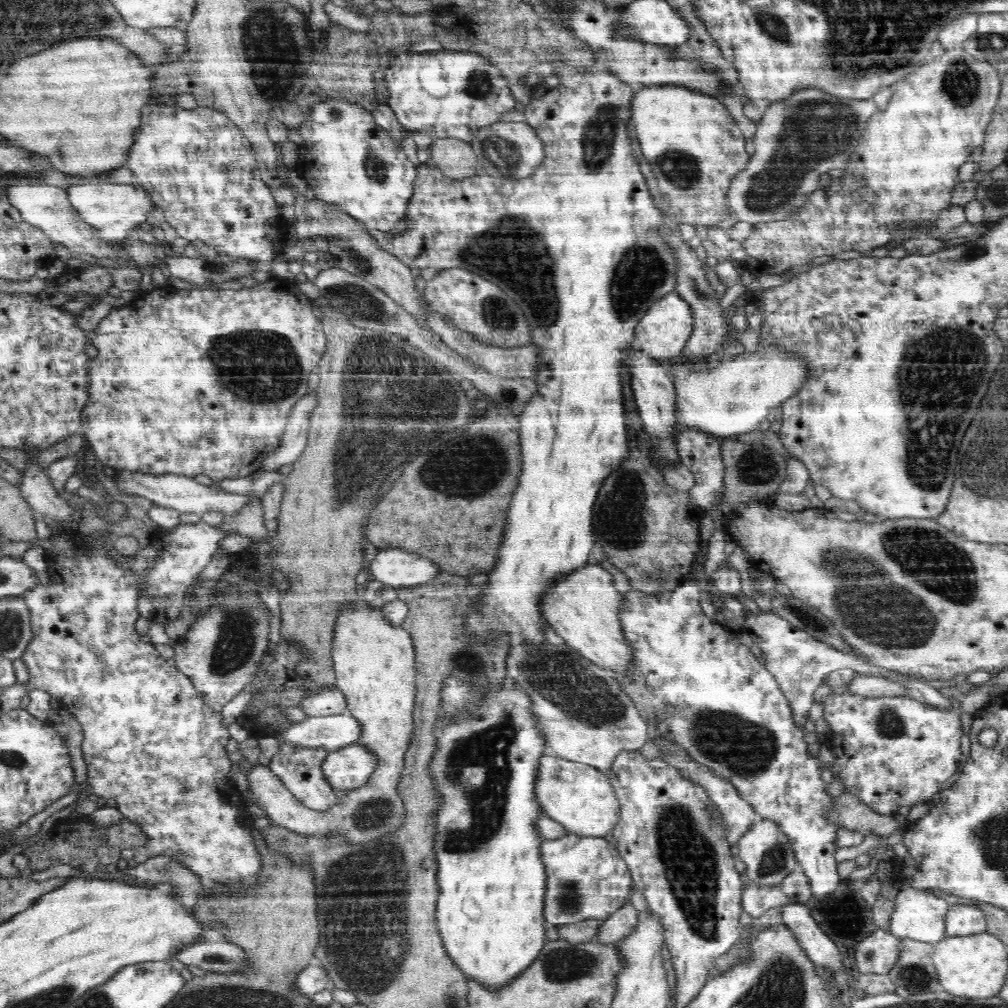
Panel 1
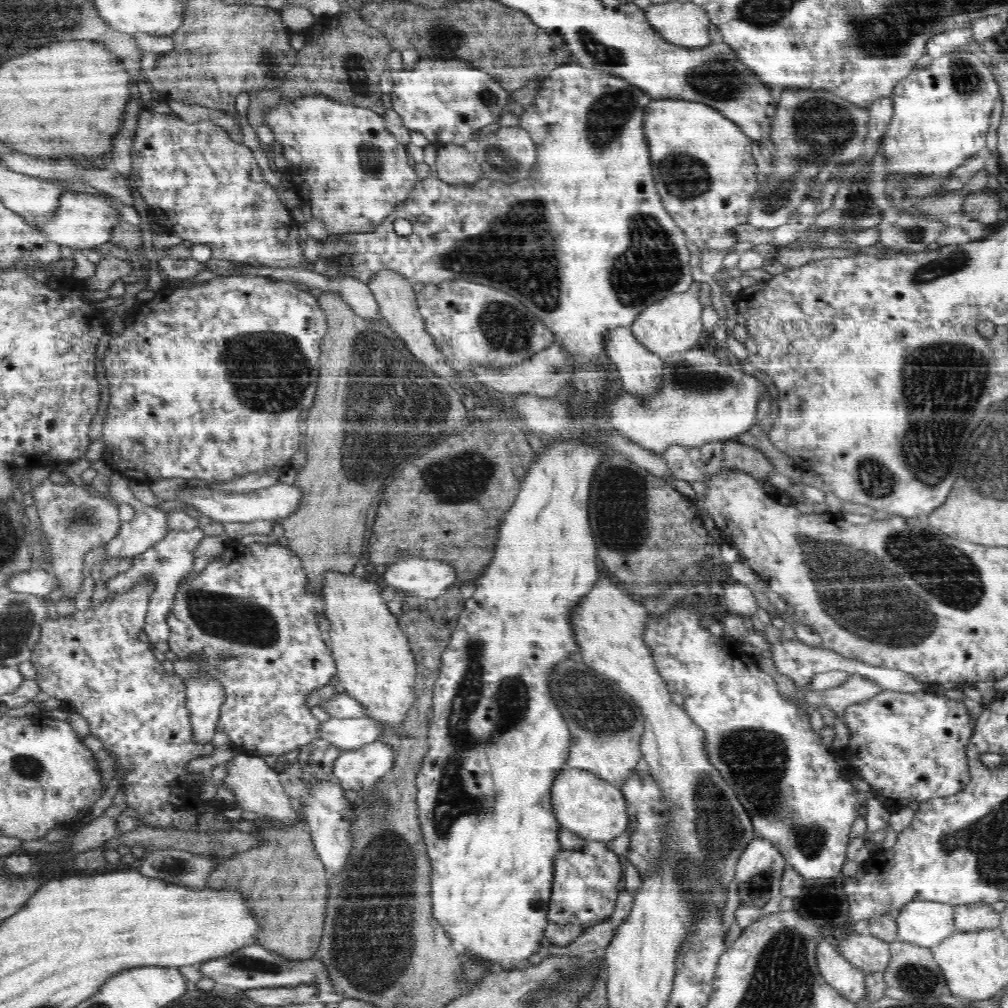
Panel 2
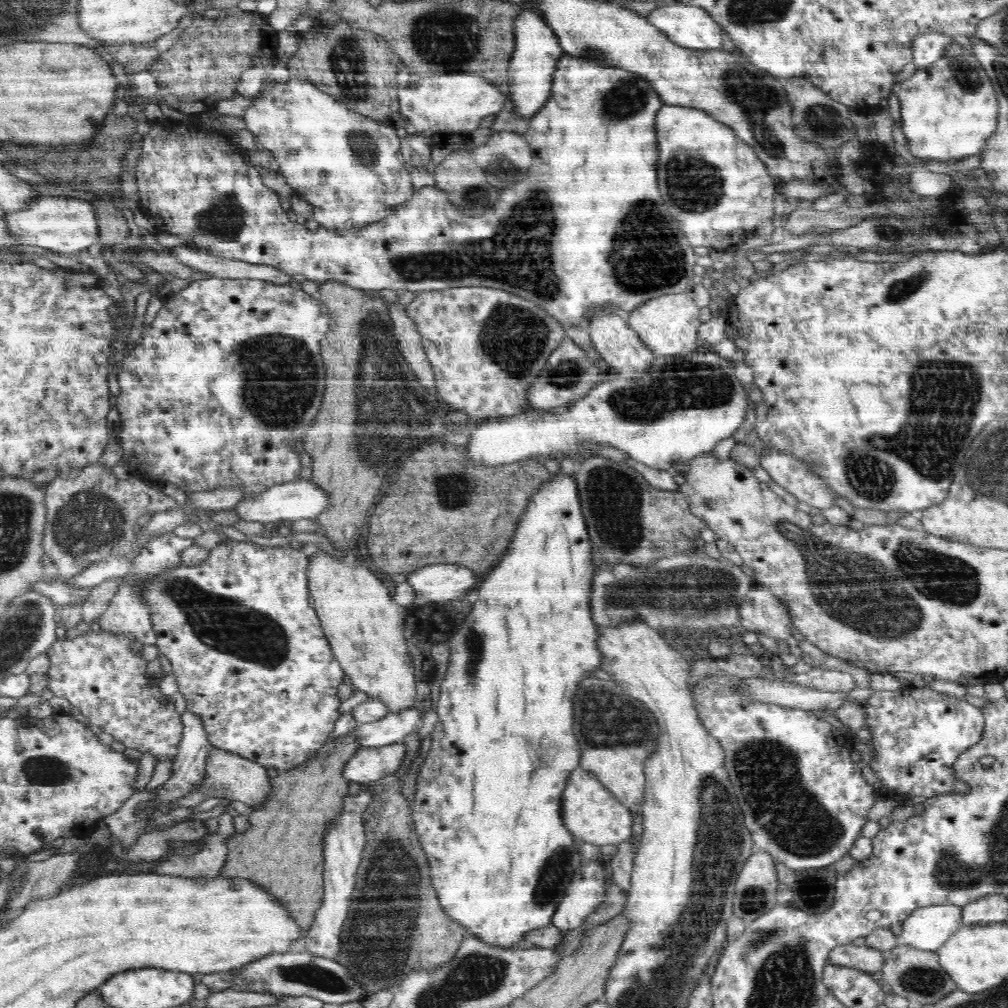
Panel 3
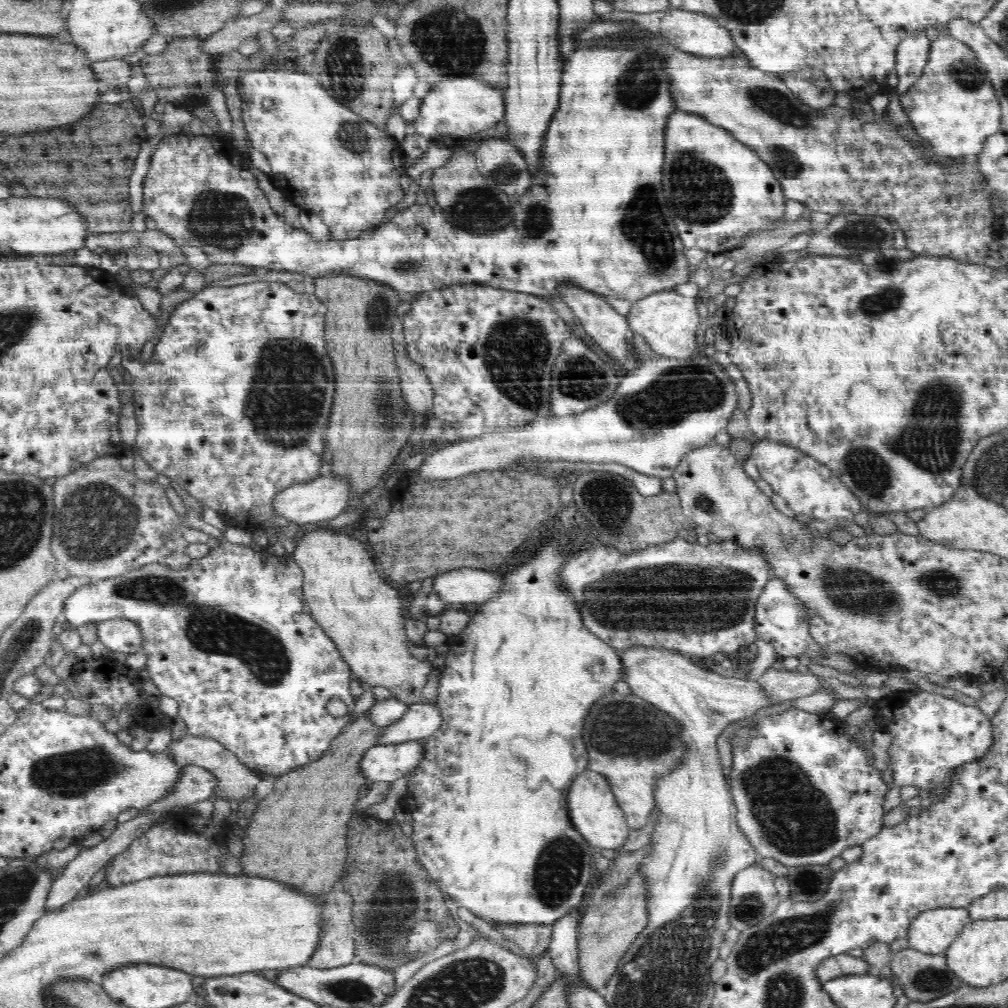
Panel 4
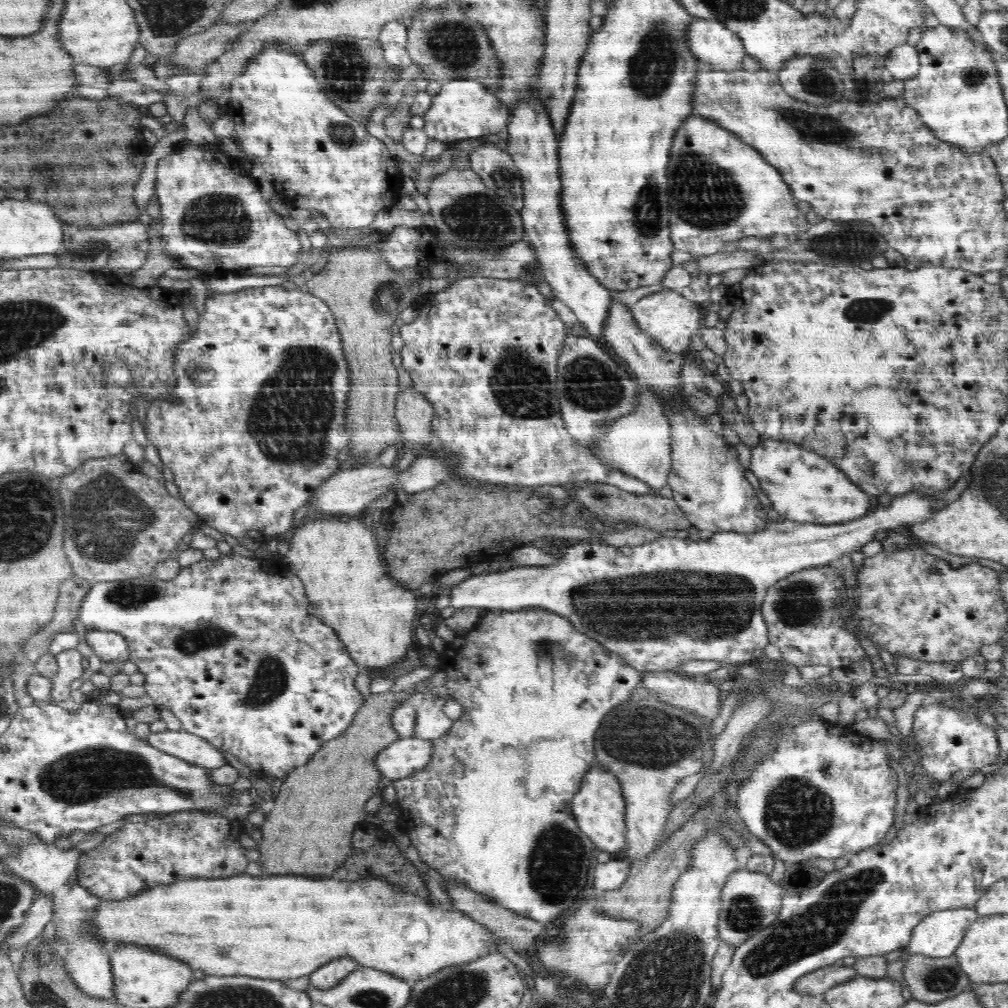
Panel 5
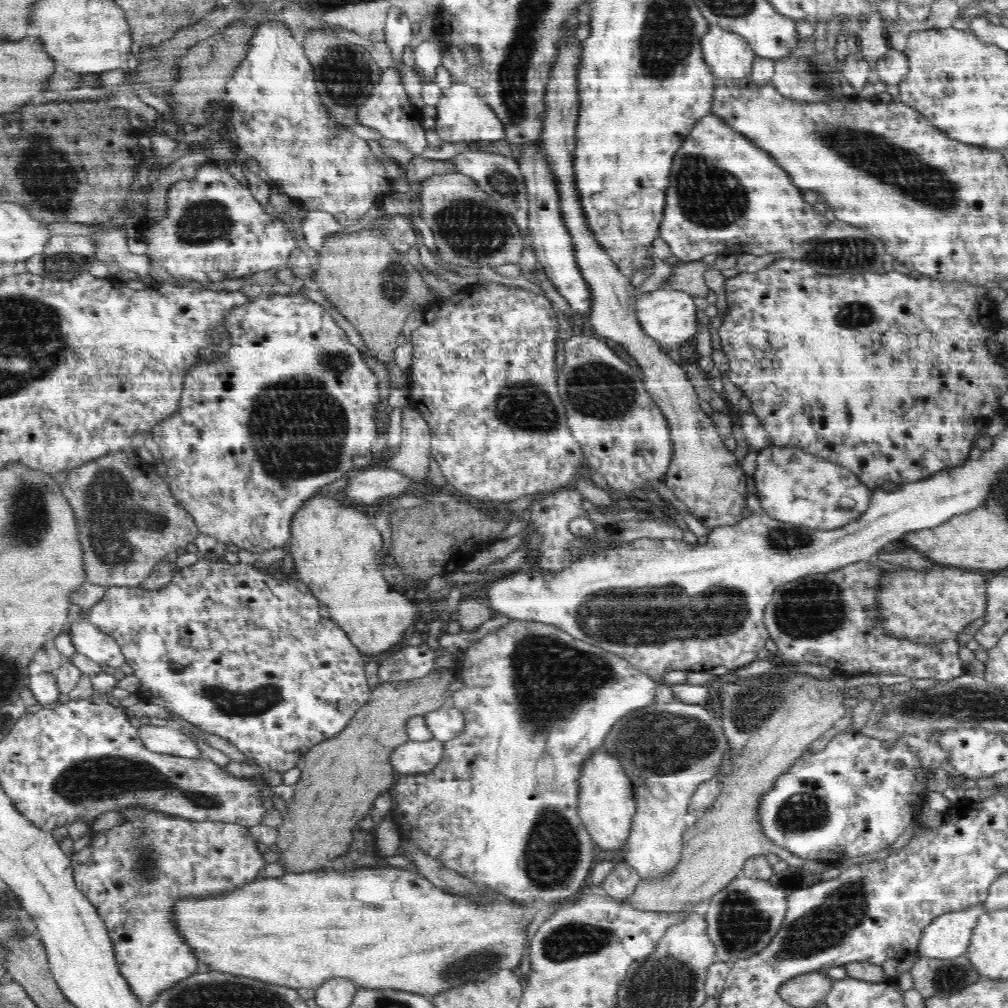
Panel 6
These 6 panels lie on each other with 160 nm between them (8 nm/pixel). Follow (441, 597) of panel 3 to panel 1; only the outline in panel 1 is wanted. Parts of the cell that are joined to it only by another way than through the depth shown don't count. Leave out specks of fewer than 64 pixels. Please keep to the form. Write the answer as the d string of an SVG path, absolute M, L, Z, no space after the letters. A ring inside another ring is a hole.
M398 548L379 549L376 558L367 563L370 578L386 586L420 586L439 574L439 567L428 558Z

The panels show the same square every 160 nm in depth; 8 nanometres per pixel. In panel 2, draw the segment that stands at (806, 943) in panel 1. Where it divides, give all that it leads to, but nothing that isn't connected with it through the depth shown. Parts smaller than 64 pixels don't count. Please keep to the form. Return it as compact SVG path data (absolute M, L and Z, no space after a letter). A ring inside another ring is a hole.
M820 938L816 960L824 980L852 1003L865 999L865 973L850 964L834 947L829 938Z

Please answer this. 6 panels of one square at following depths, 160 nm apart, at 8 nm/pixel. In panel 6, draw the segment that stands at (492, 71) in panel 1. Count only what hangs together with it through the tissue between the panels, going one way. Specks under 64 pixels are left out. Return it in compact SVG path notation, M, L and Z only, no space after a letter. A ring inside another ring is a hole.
M452 83L438 100L437 120L434 130L444 142L466 142L478 140L502 140L505 130L498 116L482 100L482 97L466 84Z

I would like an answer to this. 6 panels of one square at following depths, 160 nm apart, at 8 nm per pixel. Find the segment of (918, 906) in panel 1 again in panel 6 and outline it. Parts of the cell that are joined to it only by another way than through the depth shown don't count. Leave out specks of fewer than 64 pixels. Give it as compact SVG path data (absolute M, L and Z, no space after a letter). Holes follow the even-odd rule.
M980 903L964 910L938 916L924 928L917 954L942 960L964 955L970 946L974 927L986 911L984 903Z

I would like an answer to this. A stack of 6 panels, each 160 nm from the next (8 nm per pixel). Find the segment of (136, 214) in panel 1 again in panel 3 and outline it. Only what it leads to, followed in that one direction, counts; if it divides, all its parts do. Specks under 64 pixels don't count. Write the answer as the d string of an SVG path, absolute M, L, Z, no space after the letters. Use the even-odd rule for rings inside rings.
M62 194L40 197L23 209L7 211L4 222L7 231L17 238L19 244L40 246L61 255L74 256L100 240L97 216L91 202Z

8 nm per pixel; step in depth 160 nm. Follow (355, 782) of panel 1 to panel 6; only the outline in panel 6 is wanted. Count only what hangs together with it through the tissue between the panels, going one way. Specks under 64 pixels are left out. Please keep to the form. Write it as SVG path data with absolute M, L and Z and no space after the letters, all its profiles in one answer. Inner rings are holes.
M438 739L426 742L408 740L400 748L394 748L392 766L395 772L403 775L424 773L432 770L442 759L444 753L443 742Z

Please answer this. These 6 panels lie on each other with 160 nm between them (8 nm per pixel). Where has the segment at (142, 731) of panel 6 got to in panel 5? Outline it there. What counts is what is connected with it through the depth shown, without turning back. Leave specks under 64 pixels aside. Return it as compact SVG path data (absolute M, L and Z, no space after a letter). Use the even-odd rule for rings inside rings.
M167 729L163 732L151 732L147 742L162 752L208 770L224 770L228 766L218 748L212 746L205 738L185 730Z

